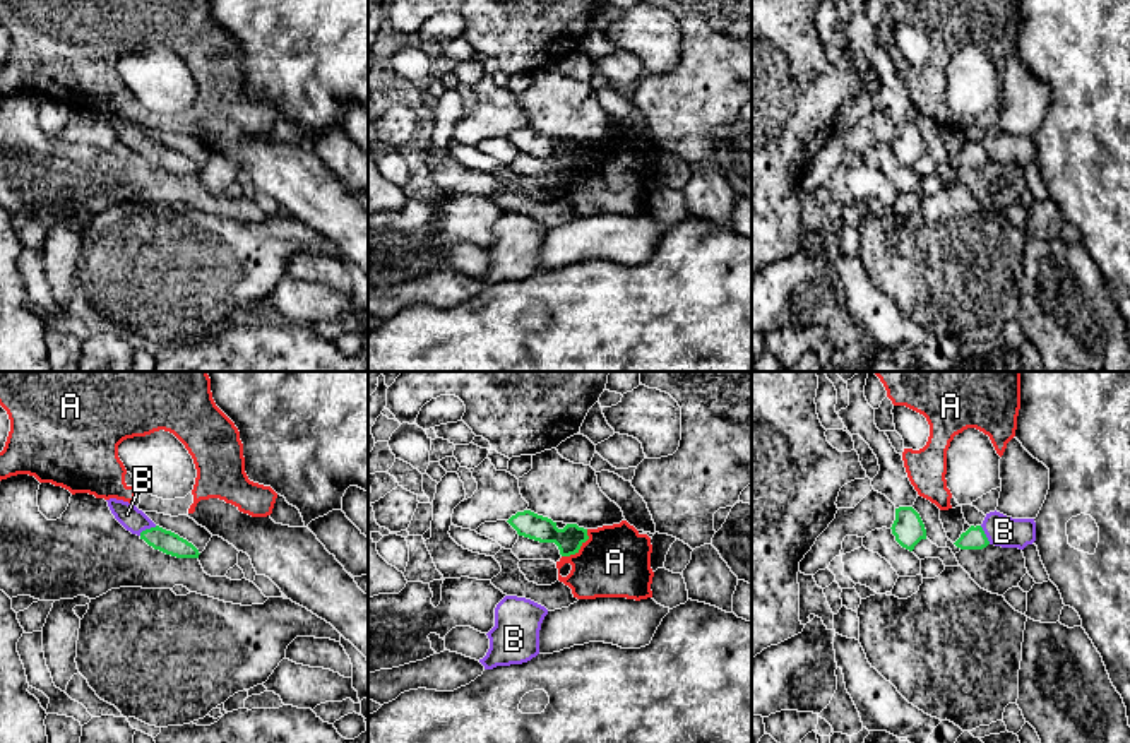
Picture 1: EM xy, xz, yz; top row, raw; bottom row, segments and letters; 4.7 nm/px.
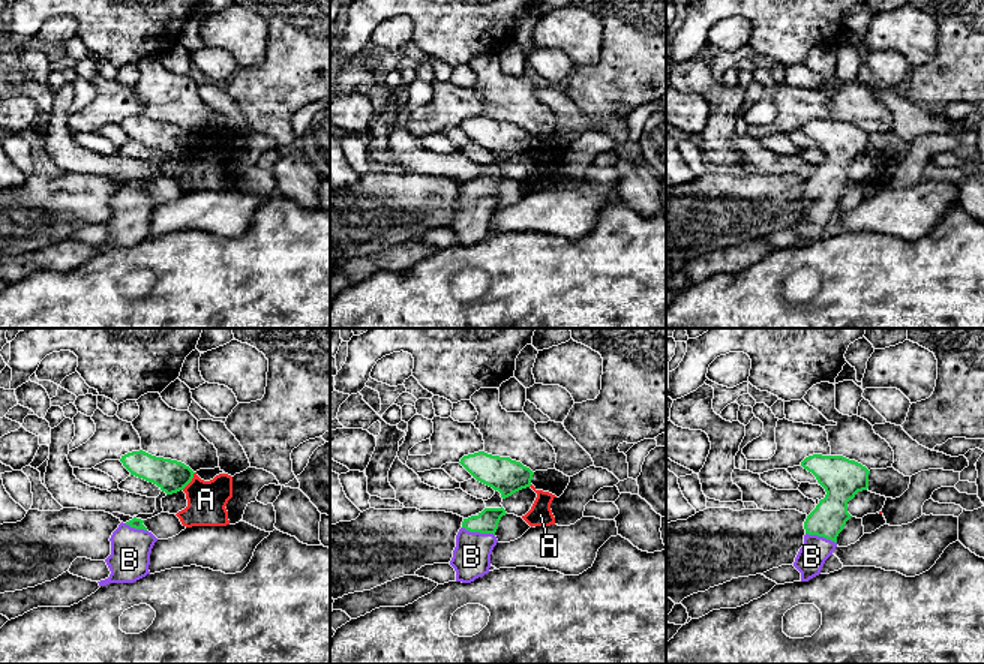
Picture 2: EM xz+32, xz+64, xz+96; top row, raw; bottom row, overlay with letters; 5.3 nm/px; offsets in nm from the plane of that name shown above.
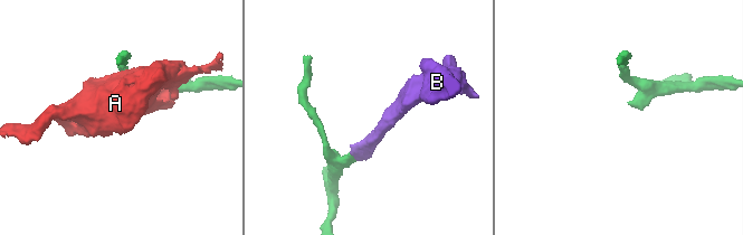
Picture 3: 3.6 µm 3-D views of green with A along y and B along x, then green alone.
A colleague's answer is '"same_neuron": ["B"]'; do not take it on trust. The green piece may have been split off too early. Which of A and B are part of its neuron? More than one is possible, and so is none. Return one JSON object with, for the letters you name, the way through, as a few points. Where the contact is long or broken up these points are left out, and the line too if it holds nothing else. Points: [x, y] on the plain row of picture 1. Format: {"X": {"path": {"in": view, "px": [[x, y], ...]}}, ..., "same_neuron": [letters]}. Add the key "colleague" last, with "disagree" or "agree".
{"B": {"path": {"in": "xy", "px": [[166, 158], [148, 146], [127, 130]]}}, "same_neuron": ["B"], "colleague": "agree"}

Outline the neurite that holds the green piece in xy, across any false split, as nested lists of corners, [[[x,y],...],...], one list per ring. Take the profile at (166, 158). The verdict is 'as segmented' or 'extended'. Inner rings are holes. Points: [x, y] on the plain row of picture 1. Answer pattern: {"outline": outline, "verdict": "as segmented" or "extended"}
{"outline": [[[110,115],[106,116],[115,135],[132,151],[137,151],[154,166],[176,175],[199,175],[199,166],[178,151],[156,142],[134,120]]], "verdict": "extended"}

